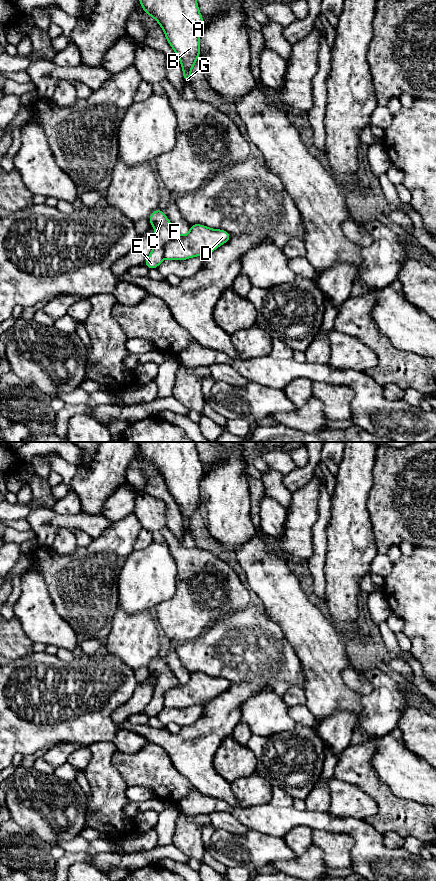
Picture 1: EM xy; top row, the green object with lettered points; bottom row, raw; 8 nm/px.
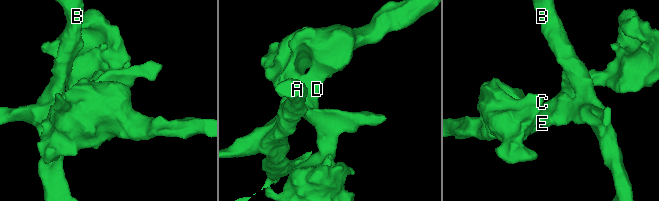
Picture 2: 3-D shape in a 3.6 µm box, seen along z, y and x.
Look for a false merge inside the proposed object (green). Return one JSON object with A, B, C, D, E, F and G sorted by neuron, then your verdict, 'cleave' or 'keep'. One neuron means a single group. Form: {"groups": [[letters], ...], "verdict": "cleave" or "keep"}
{"groups": [["A", "B", "C", "D", "E", "F", "G"]], "verdict": "keep"}

